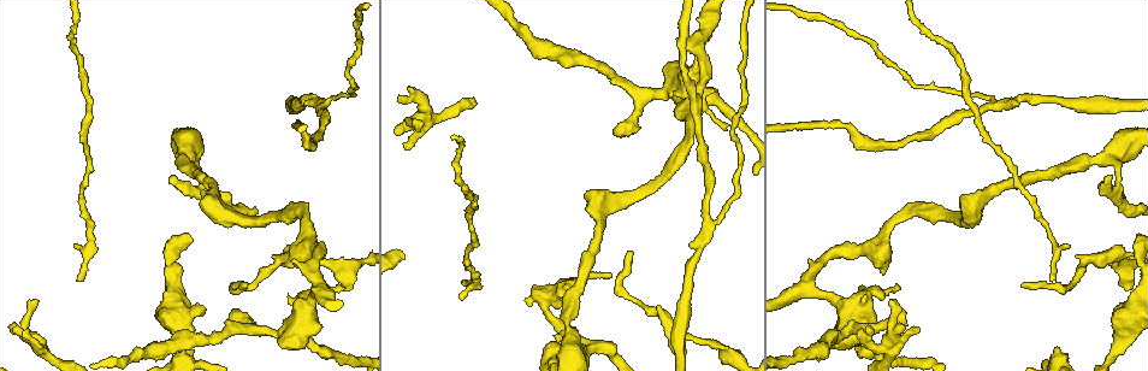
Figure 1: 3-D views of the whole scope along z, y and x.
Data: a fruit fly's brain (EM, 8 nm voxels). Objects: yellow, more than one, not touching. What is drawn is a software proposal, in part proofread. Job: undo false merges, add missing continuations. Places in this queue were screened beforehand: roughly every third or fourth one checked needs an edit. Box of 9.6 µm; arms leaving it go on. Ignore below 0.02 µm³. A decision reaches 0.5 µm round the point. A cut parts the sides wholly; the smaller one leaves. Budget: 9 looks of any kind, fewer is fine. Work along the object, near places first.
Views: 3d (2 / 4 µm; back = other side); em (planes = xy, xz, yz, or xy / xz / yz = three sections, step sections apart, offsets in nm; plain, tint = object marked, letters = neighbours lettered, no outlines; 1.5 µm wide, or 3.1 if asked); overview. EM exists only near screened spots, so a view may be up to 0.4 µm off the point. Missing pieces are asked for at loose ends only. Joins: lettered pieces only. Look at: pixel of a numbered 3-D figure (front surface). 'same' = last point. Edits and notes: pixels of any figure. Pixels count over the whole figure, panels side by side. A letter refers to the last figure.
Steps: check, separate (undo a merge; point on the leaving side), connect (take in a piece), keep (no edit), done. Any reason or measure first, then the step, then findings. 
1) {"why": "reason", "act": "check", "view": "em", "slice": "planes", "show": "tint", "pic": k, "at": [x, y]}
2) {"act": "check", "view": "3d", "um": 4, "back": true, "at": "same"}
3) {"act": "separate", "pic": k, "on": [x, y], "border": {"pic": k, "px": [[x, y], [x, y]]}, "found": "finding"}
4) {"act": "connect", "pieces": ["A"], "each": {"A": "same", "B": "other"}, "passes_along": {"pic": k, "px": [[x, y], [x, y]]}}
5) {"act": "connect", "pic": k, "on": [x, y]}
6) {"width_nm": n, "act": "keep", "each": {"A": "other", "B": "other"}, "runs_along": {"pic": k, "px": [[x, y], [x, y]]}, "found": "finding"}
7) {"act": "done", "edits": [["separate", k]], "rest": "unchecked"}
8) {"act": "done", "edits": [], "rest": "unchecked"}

{"why": "an open end", "act": "check", "view": "em", "slice": "xz", "step": 4, "show": "tint", "pic": 1, "at": [14, 329]}

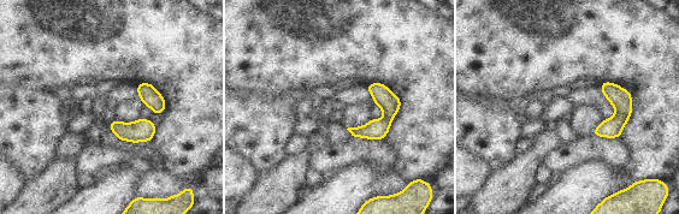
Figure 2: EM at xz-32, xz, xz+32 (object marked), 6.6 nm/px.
{"act": "check", "view": "em", "slice": "planes", "show": "tint", "at": "same"}

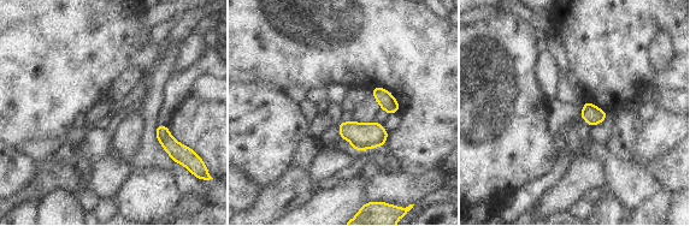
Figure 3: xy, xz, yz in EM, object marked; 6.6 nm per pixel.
{"why": "what lies round it", "act": "check", "view": "em", "slice": "planes", "show": "letters", "at": "same"}

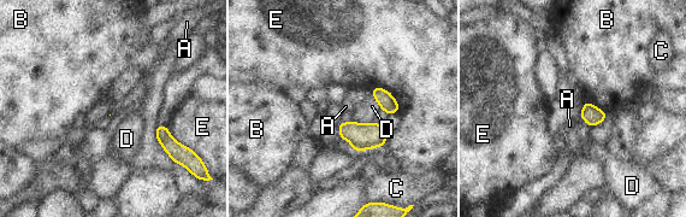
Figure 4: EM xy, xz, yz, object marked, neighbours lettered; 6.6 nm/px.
{"act": "keep", "each": {"A": "other", "B": "other", "C": "other", "D": "other", "E": "other"}, "border": {"pic": 4, "px": [[584, 100], [596, 105], [607, 115]]}, "found": "no lettered piece goes on from it"}

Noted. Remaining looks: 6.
{"why": "a narrow waist", "act": "check", "view": "3d", "um": 2, "pic": 1, "at": [467, 257]}

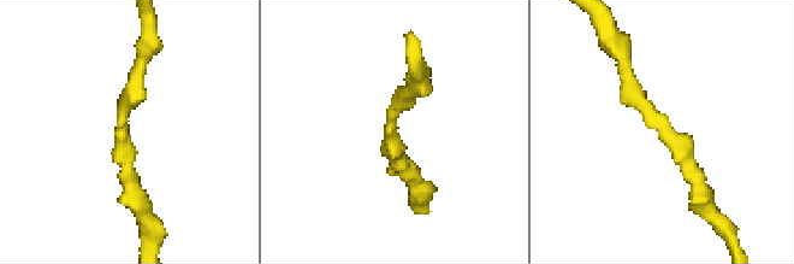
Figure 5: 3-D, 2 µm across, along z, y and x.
{"act": "check", "view": "em", "slice": "planes", "show": "letters", "pic": 5, "at": [661, 131]}

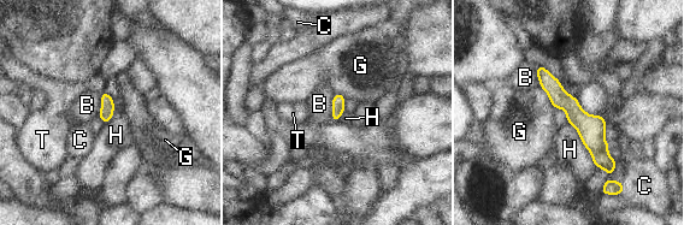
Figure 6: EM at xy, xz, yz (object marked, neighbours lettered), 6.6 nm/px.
{"width_nm": 80, "act": "keep", "each": {"B": "other", "C": "other", "G": "other", "H": "other", "T": "other"}, "runs_along": {"pic": 6, "px": [[540, 69], [593, 132], [609, 170]]}, "found": "one cell here"}

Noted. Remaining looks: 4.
{"act": "check", "view": "3d", "um": 4, "pic": 1, "at": [79, 281]}

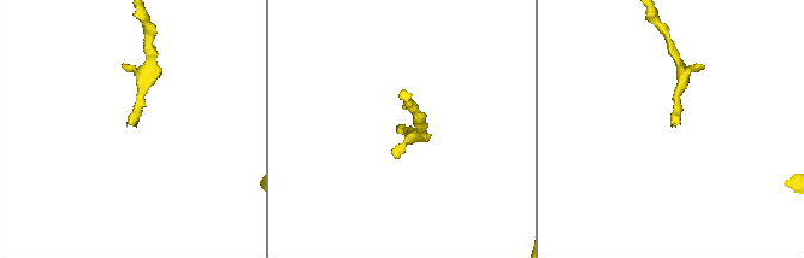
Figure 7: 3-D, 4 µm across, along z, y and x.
{"act": "check", "view": "em", "slice": "planes", "show": "letters", "pic": 7, "at": [398, 126]}

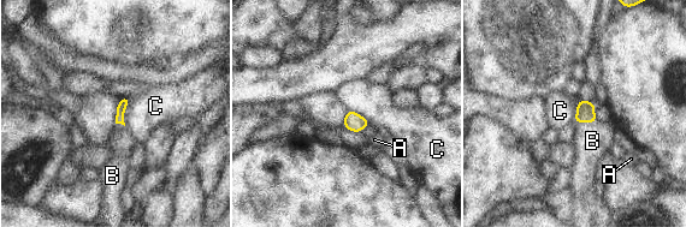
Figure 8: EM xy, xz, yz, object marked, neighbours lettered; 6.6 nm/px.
{"act": "connect", "pieces": ["B"], "each": {"A": "other", "B": "same", "C": "other"}, "passes_along": {"pic": 8, "px": [[585, 111], [586, 121], [592, 141]]}, "found": "it goes on there"}

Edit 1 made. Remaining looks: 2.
{"act": "done", "edits": [["connect", 8]], "rest": "unchecked"}

